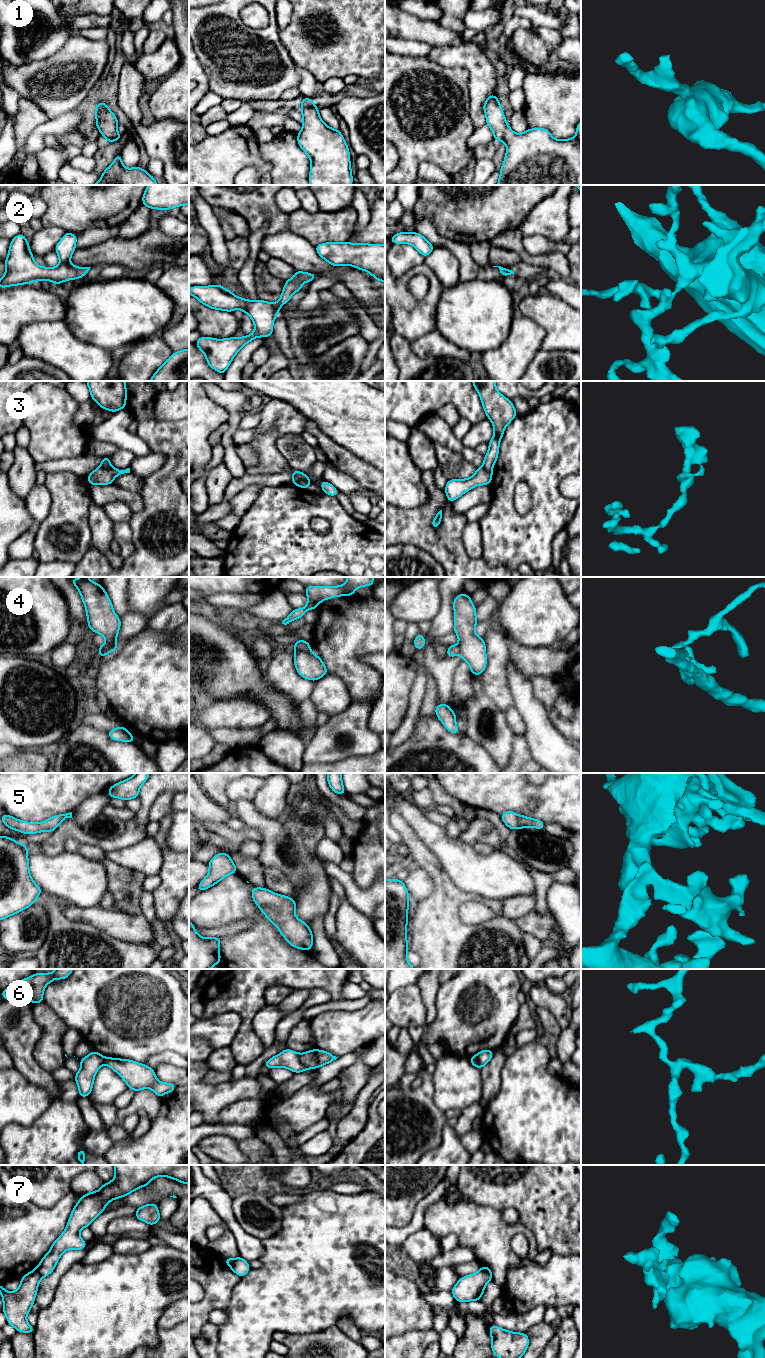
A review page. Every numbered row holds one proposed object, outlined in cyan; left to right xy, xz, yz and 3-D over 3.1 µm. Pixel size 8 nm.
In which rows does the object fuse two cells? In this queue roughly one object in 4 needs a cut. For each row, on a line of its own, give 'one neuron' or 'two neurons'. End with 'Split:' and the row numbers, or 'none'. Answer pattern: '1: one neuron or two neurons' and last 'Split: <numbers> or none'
1: one neuron
2: one neuron
3: two neurons
4: two neurons
5: one neuron
6: two neurons
7: two neurons
Split: 3, 4, 6, 7

